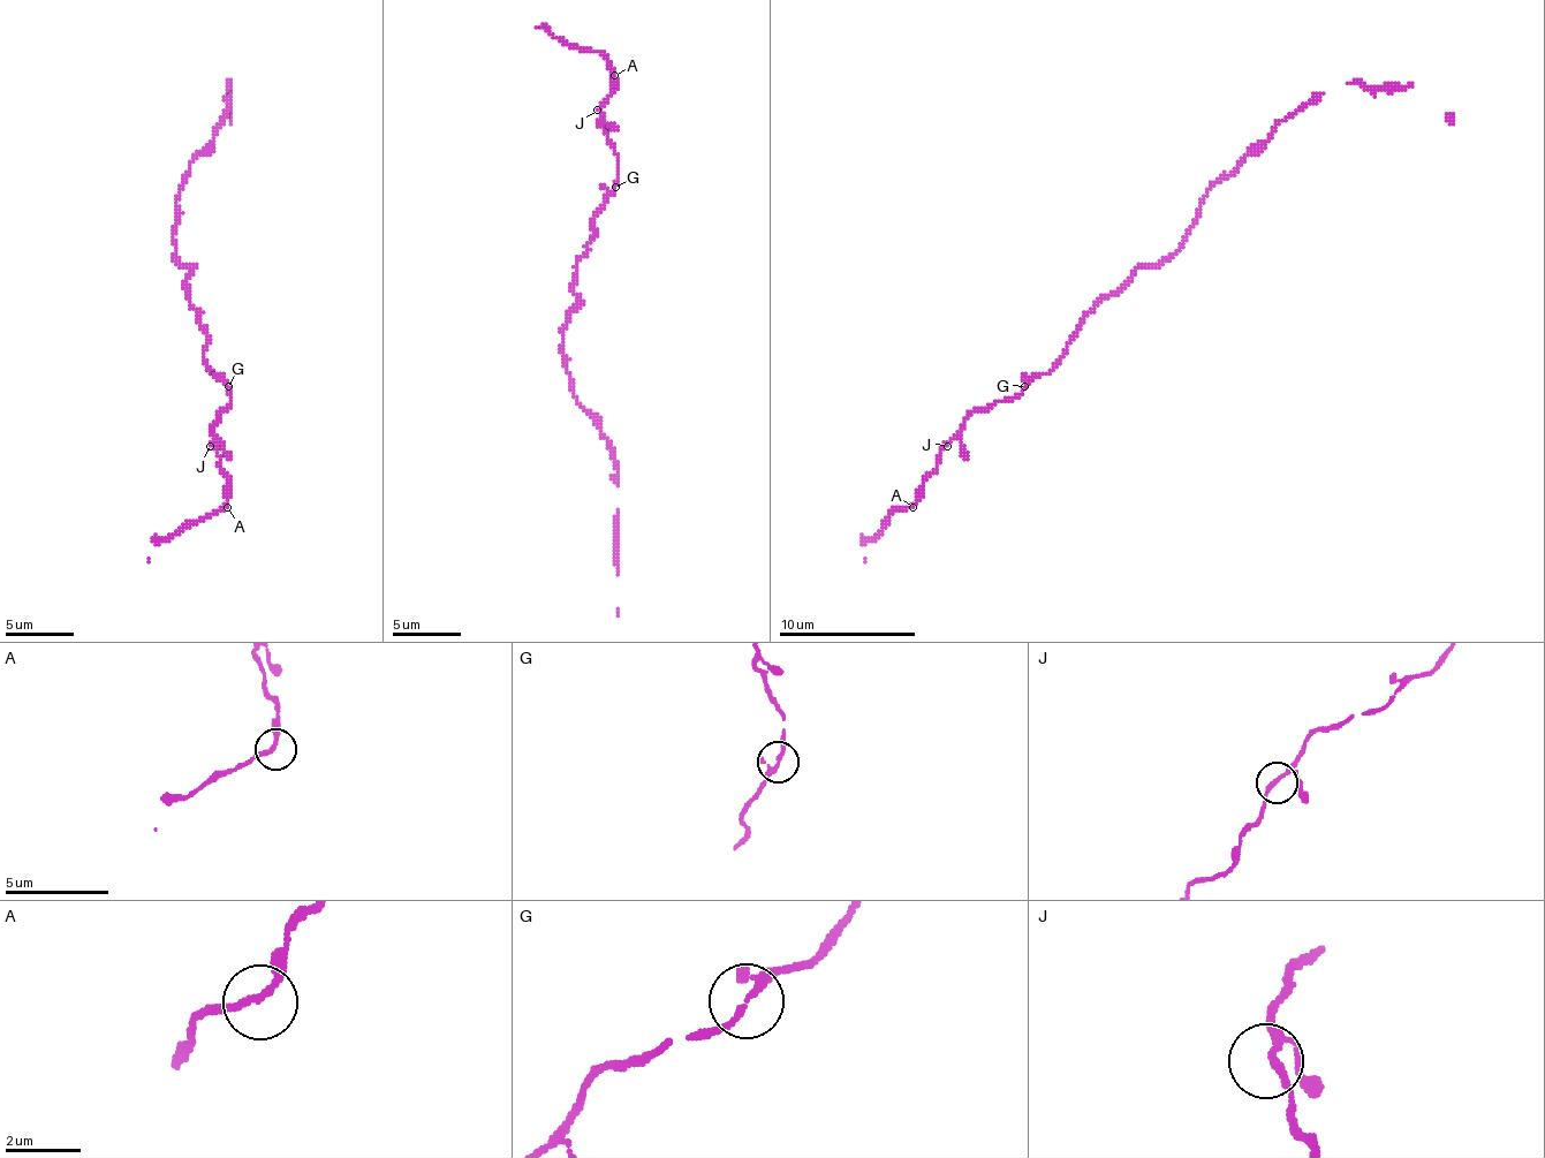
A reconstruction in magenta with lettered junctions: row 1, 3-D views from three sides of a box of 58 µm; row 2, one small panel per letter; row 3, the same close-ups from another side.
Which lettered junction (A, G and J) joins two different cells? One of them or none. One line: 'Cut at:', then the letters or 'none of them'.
Cut at: none of them

